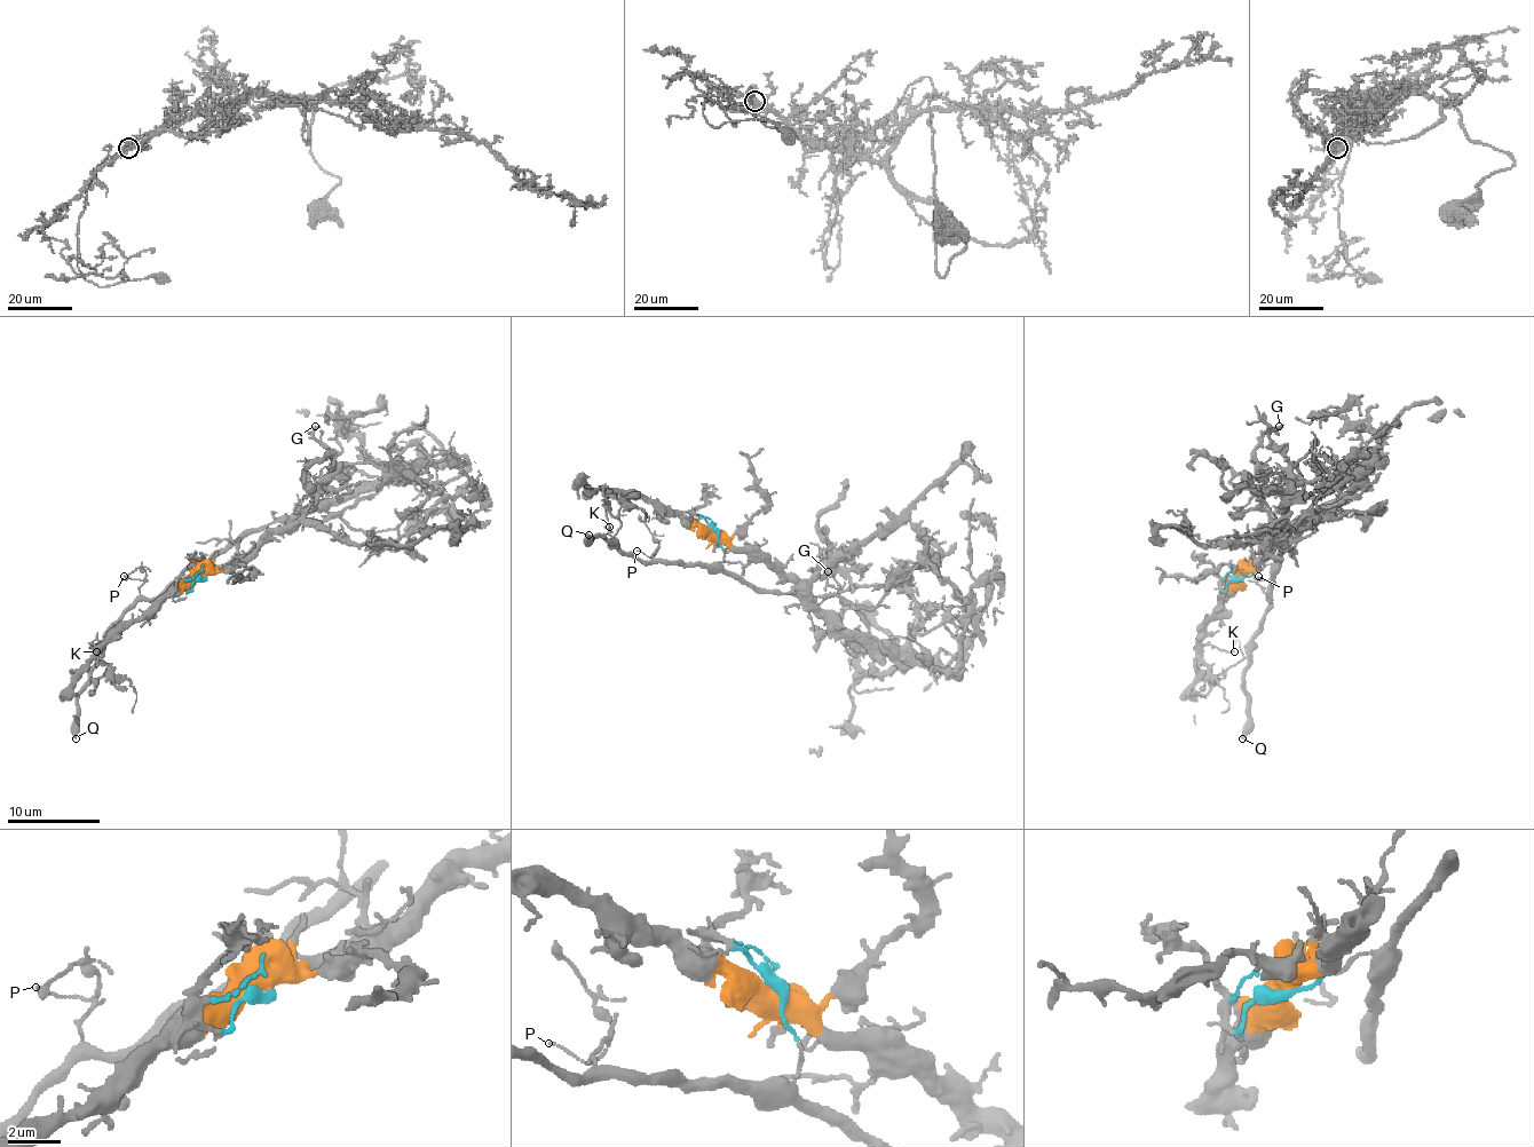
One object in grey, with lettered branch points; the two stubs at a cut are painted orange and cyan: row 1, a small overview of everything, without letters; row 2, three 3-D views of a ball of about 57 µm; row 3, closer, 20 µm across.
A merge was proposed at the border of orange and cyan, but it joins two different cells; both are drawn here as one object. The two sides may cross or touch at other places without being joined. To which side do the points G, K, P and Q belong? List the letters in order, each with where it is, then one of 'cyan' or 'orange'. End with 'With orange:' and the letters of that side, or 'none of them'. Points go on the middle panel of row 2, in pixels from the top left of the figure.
G: place (828, 571); orange
K: place (609, 527); orange
P: place (637, 551); cyan
Q: place (588, 535); cyan
With orange: G, K

